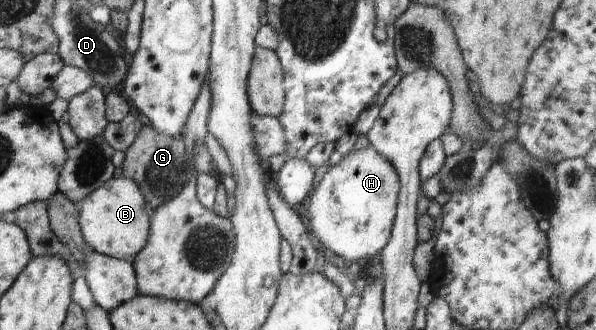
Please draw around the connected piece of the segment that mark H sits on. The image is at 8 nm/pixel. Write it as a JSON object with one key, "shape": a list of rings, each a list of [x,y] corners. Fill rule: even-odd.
{"shape":[[[372,145],[350,151],[338,164],[331,166],[314,188],[308,203],[312,232],[324,248],[334,252],[337,261],[345,265],[351,262],[366,264],[388,244],[397,213],[400,187],[395,166]]]}

